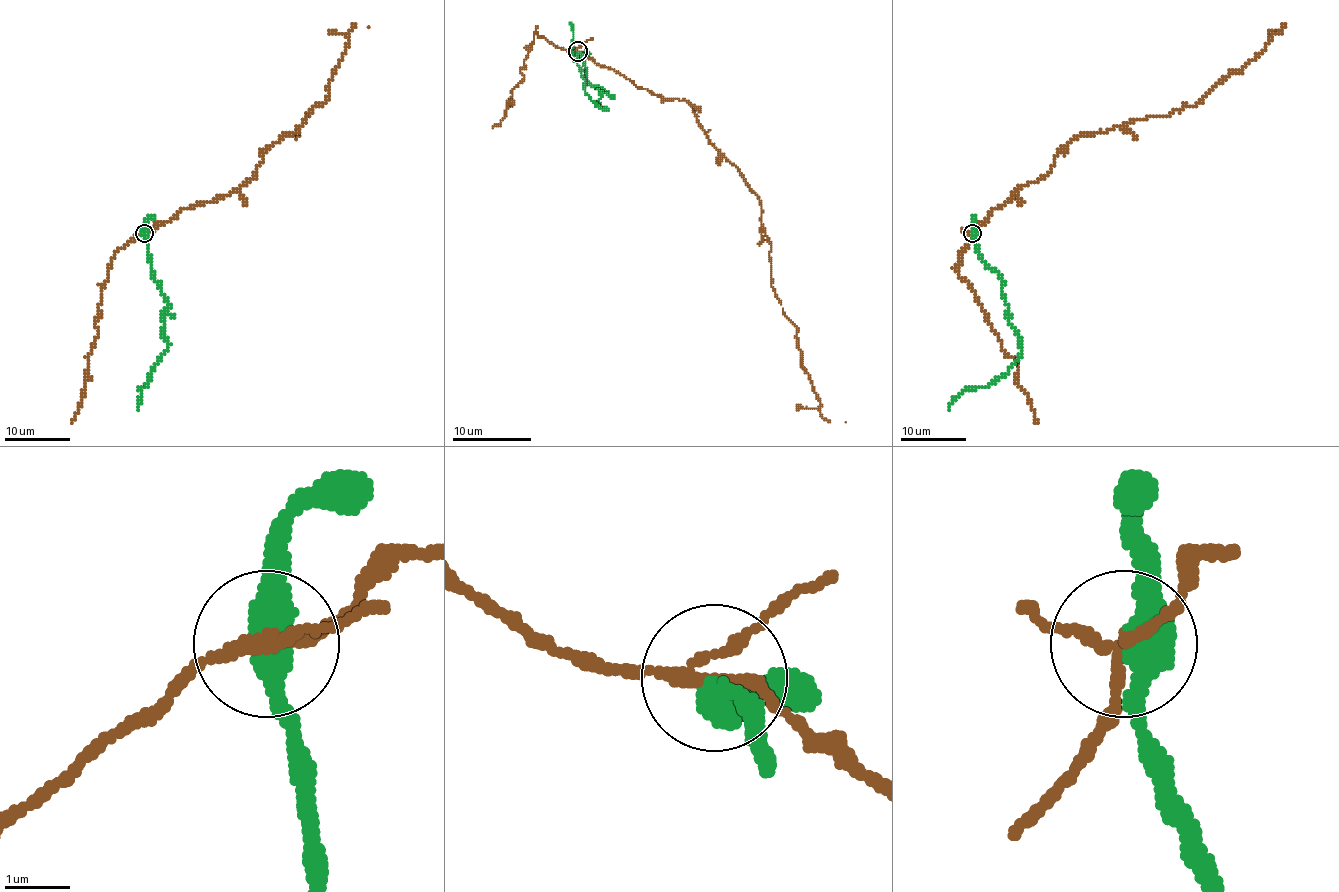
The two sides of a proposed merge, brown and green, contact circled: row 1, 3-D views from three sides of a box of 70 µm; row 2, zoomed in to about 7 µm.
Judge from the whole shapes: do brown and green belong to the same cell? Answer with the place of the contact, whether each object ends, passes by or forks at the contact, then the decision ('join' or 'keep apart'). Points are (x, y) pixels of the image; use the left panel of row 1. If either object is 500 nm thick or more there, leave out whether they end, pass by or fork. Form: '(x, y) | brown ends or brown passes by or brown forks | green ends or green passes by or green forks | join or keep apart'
(144, 233) | brown forks | green passes by | keep apart

